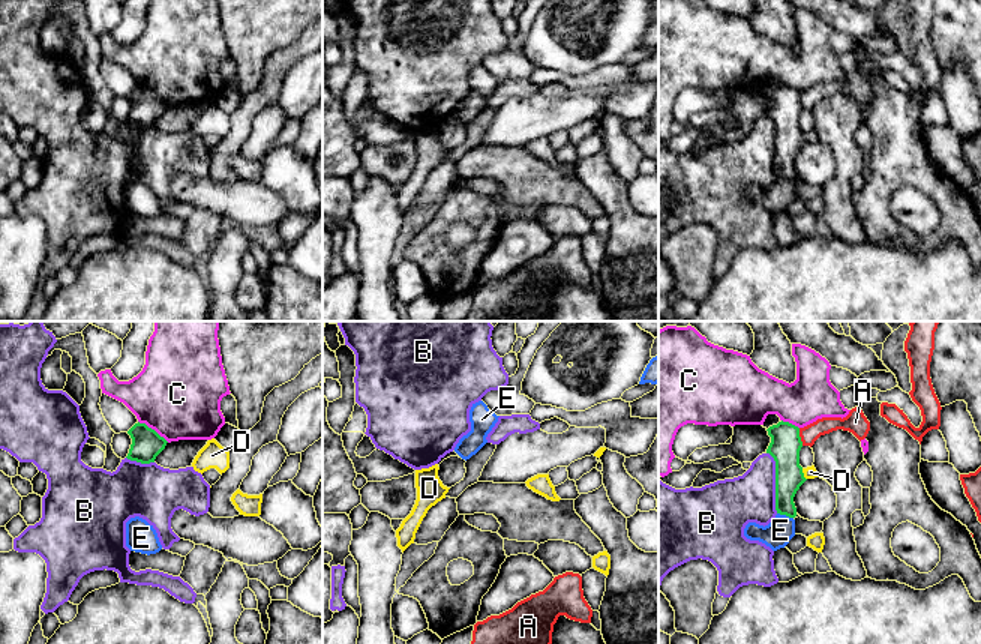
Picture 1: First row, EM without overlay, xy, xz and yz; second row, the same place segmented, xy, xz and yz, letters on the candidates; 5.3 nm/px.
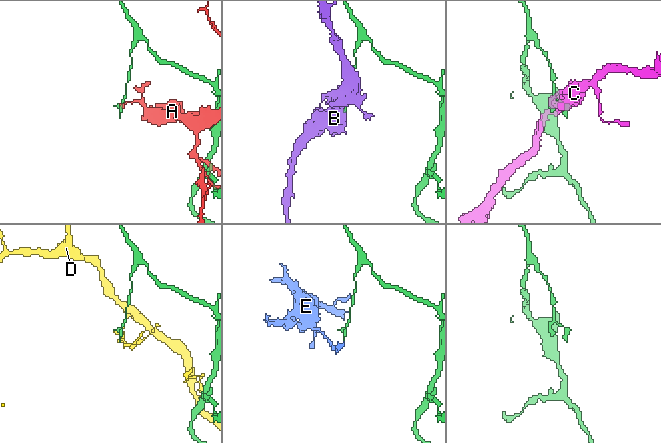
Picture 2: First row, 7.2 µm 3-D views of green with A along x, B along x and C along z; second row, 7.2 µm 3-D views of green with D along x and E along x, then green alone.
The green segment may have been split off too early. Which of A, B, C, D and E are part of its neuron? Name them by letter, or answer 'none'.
none

